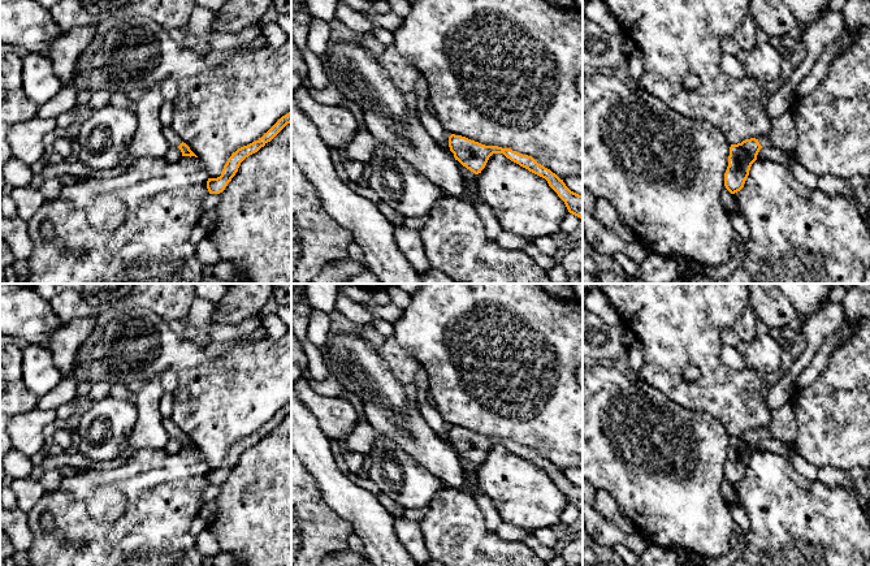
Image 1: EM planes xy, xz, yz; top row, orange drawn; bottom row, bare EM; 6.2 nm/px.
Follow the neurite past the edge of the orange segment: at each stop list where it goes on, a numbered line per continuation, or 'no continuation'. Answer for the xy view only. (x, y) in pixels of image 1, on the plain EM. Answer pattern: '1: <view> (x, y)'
1: xy (173, 431)

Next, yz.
1: yz (783, 427)

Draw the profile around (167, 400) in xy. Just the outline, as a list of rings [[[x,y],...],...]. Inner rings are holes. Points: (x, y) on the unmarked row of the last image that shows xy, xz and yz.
[[[164,393],[160,399],[160,414],[164,418],[170,418],[173,414],[173,393]]]

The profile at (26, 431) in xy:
[[[40,407],[12,416],[7,429],[13,449],[27,457],[42,451],[43,446],[49,442],[44,435],[44,428],[56,422],[55,410],[43,410]]]

